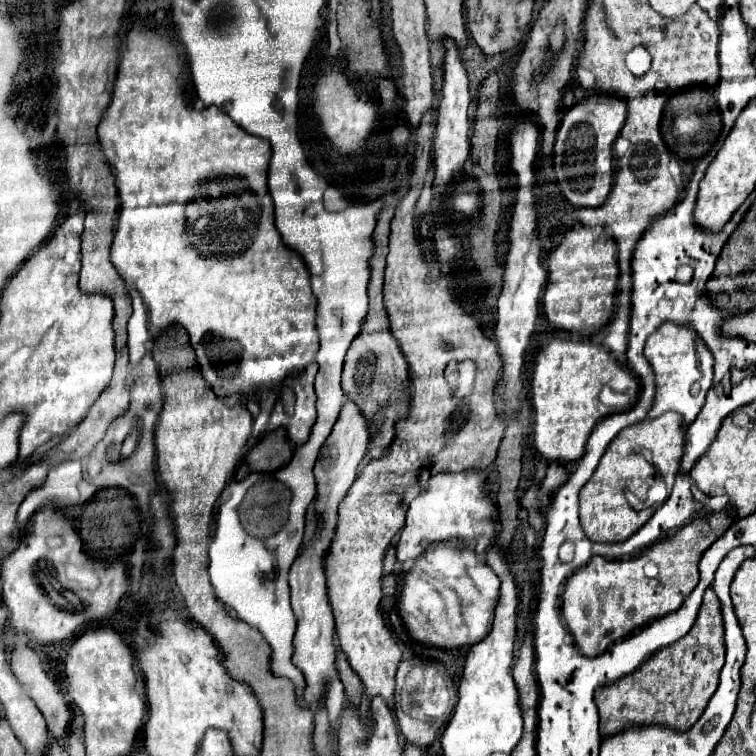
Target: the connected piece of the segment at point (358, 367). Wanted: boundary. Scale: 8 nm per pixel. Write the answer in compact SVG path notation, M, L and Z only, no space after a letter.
M390 328L372 332L372 334L366 334L362 330L356 336L356 340L352 342L352 346L346 354L342 388L356 404L360 404L360 408L364 412L368 412L370 418L374 418L374 414L378 410L384 412L382 424L372 422L372 438L370 438L370 450L368 450L368 458L380 458L384 454L384 450L392 444L396 420L398 420L398 416L402 416L400 414L402 410L396 408L394 396L402 390L408 390L408 362L400 350L396 338L392 336Z

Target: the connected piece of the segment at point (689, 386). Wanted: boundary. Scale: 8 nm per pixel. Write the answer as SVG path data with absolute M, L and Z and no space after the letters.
M666 322L648 336L644 356L648 358L656 374L656 400L648 418L656 418L668 410L674 410L682 414L684 426L688 426L700 412L704 396L712 386L712 376L714 376L712 352L704 344L704 340L696 334L694 328Z

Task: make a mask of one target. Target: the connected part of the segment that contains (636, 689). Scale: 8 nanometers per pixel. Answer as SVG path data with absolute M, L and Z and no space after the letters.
M708 588L696 624L692 626L688 636L654 653L640 666L640 670L596 690L594 702L600 712L602 738L640 726L664 726L676 732L686 732L688 726L698 720L698 712L704 712L708 700L716 692L722 666L724 644L720 602L716 600L716 594Z

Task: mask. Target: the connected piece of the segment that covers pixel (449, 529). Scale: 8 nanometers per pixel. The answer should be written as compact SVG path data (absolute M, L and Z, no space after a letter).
M422 472L422 484L428 484L428 492L414 498L408 506L406 524L400 534L400 542L396 544L398 562L416 560L430 544L436 542L464 542L474 544L478 556L484 556L486 548L494 542L496 528L496 508L484 490L486 476L482 472L466 472L466 474L436 474L428 476Z

